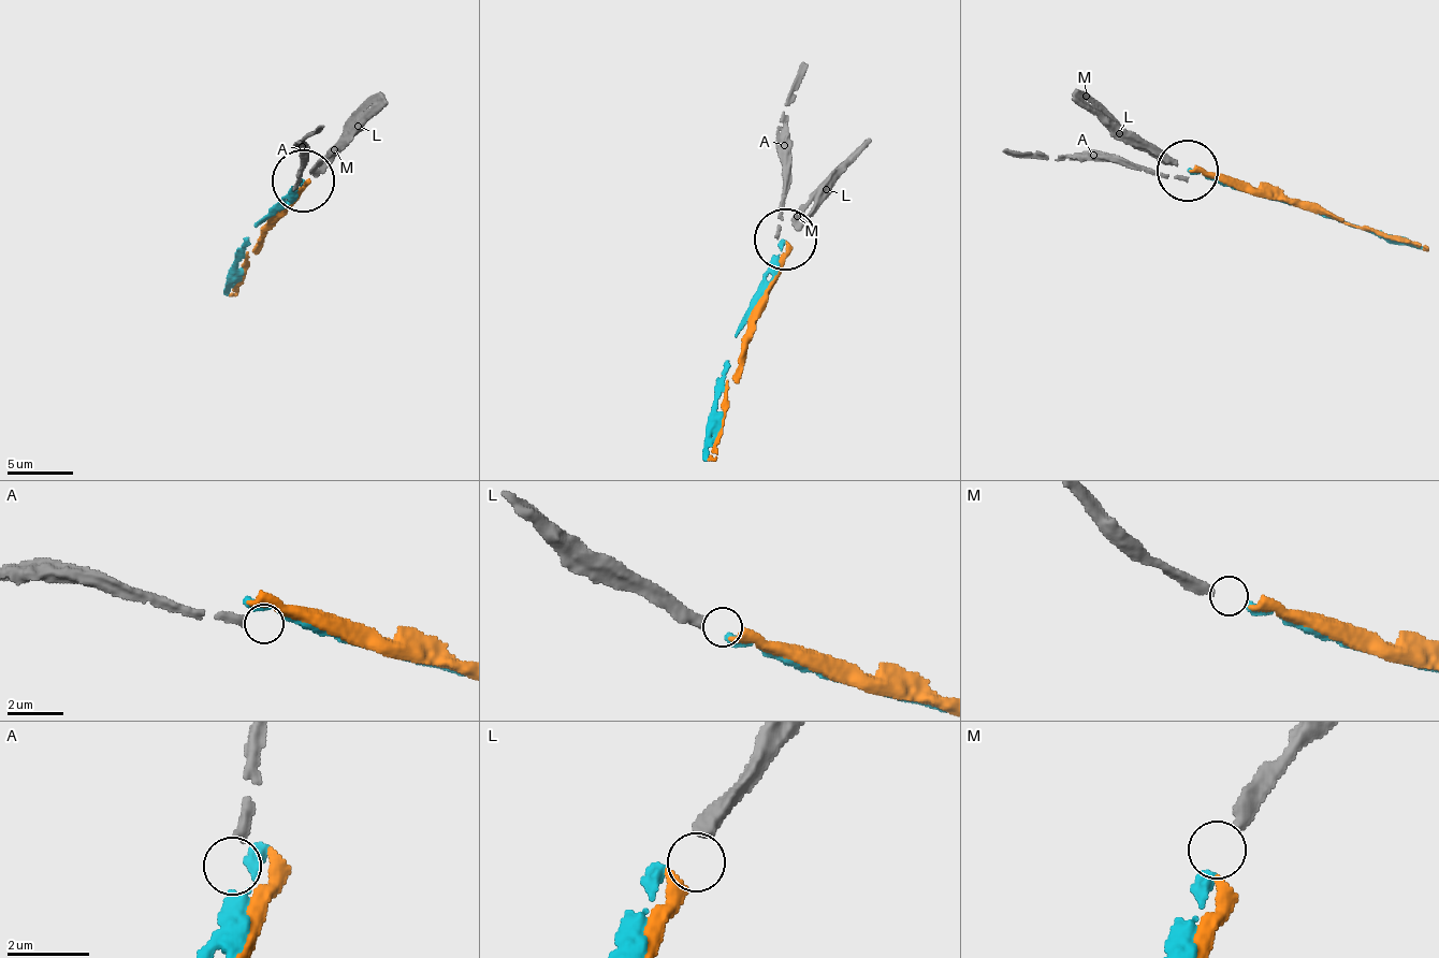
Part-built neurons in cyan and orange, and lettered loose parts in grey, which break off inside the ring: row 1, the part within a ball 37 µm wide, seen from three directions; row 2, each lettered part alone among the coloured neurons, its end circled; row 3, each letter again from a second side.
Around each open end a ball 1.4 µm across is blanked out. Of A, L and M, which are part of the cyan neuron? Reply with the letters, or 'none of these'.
M

